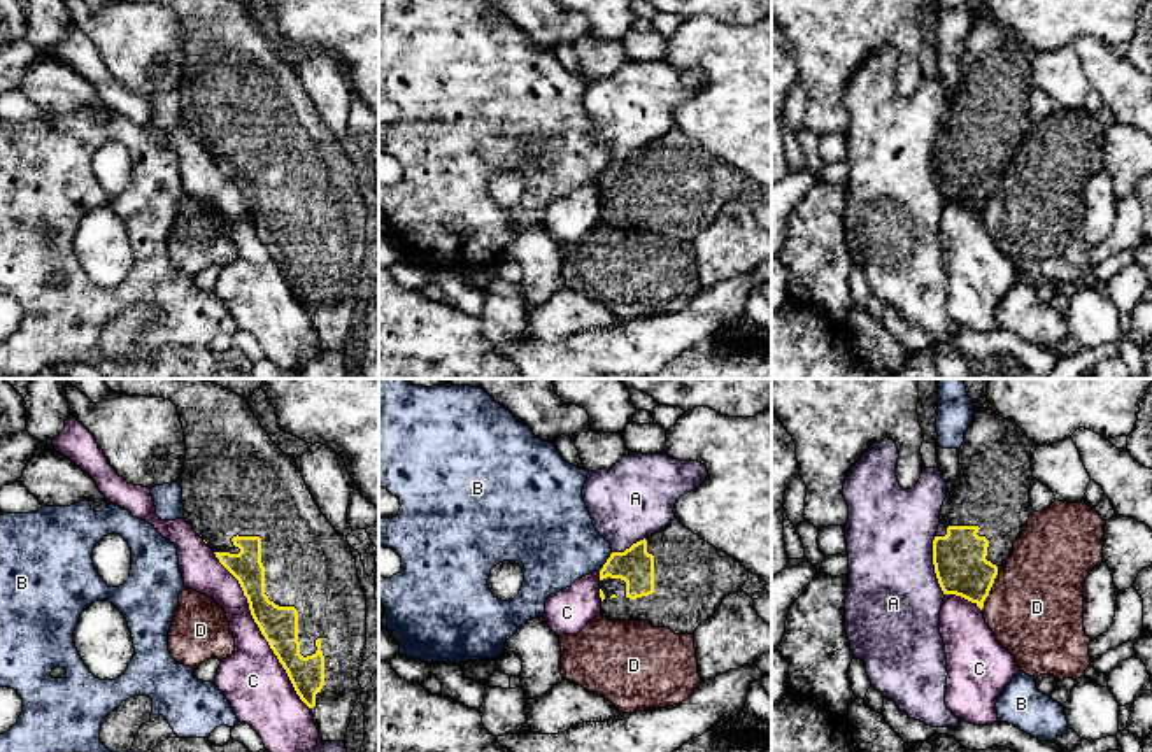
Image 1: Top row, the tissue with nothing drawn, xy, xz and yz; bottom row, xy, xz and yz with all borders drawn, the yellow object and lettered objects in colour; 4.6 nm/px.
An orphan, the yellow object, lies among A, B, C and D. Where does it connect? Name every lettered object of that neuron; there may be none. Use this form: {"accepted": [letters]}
{"accepted": []}

